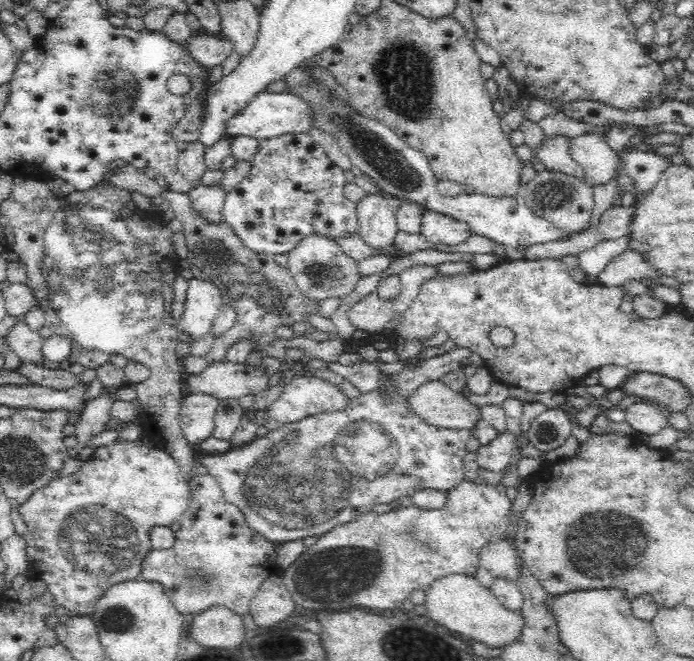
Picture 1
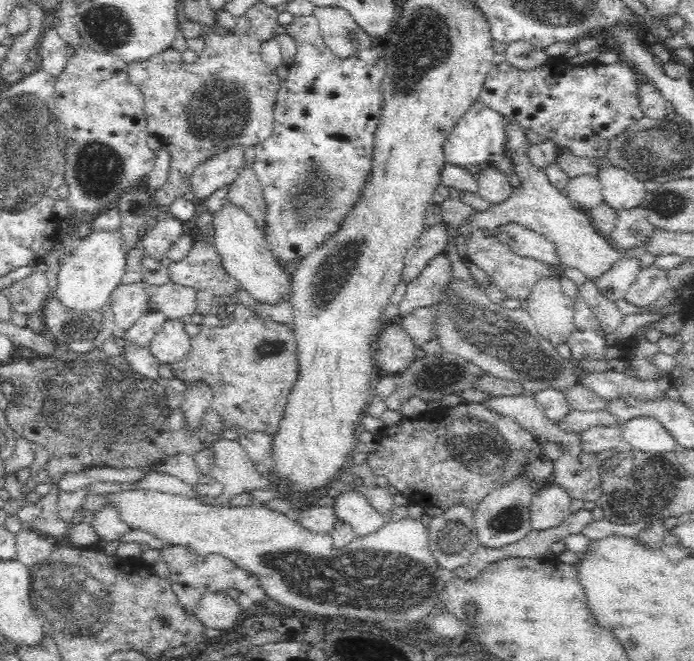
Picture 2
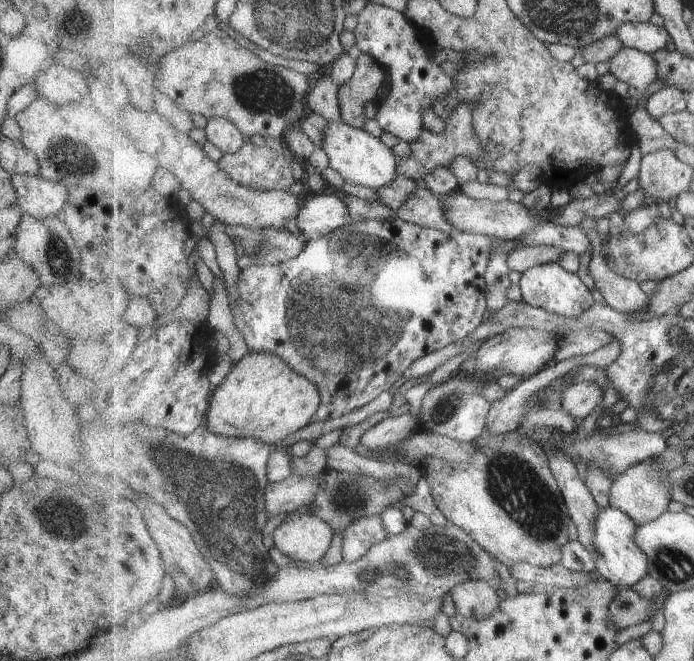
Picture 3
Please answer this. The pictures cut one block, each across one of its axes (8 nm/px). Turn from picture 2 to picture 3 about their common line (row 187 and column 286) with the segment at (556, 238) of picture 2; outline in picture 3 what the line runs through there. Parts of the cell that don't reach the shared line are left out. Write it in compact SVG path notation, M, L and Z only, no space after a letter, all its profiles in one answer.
M287 514L281 524L273 531L274 546L283 554L287 554L291 561L300 565L308 562L318 565L319 560L325 556L325 553L331 548L333 542L333 528L331 524L321 520L314 514Z

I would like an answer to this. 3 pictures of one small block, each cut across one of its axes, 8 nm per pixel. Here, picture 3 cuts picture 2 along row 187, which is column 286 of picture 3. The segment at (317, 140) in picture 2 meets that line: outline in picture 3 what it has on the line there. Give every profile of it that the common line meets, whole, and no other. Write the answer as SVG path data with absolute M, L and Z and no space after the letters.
M401 217L361 222L351 220L333 233L306 243L303 252L287 262L253 262L252 266L243 269L238 276L240 298L231 311L232 320L250 352L273 352L317 385L322 403L314 420L335 420L363 408L388 391L416 360L467 338L479 328L488 306L485 275L494 247L506 248L507 254L511 254L517 248L557 246L580 255L585 254L591 245L591 238L581 227L563 226L553 221L539 224L525 236L501 240L458 228L447 234L423 228Z

